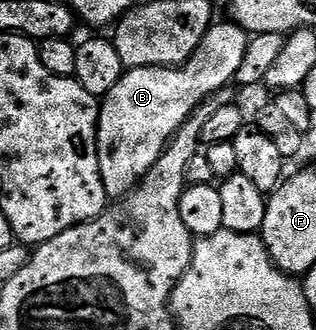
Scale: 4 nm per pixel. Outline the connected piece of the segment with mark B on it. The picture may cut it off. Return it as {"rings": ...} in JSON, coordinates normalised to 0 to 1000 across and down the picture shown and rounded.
{"rings":[[[731,67],[674,70],[627,152],[563,206],[408,206],[316,324],[304,439],[313,521],[351,609],[392,603],[456,542],[611,339],[744,245],[778,176],[788,106]]]}

